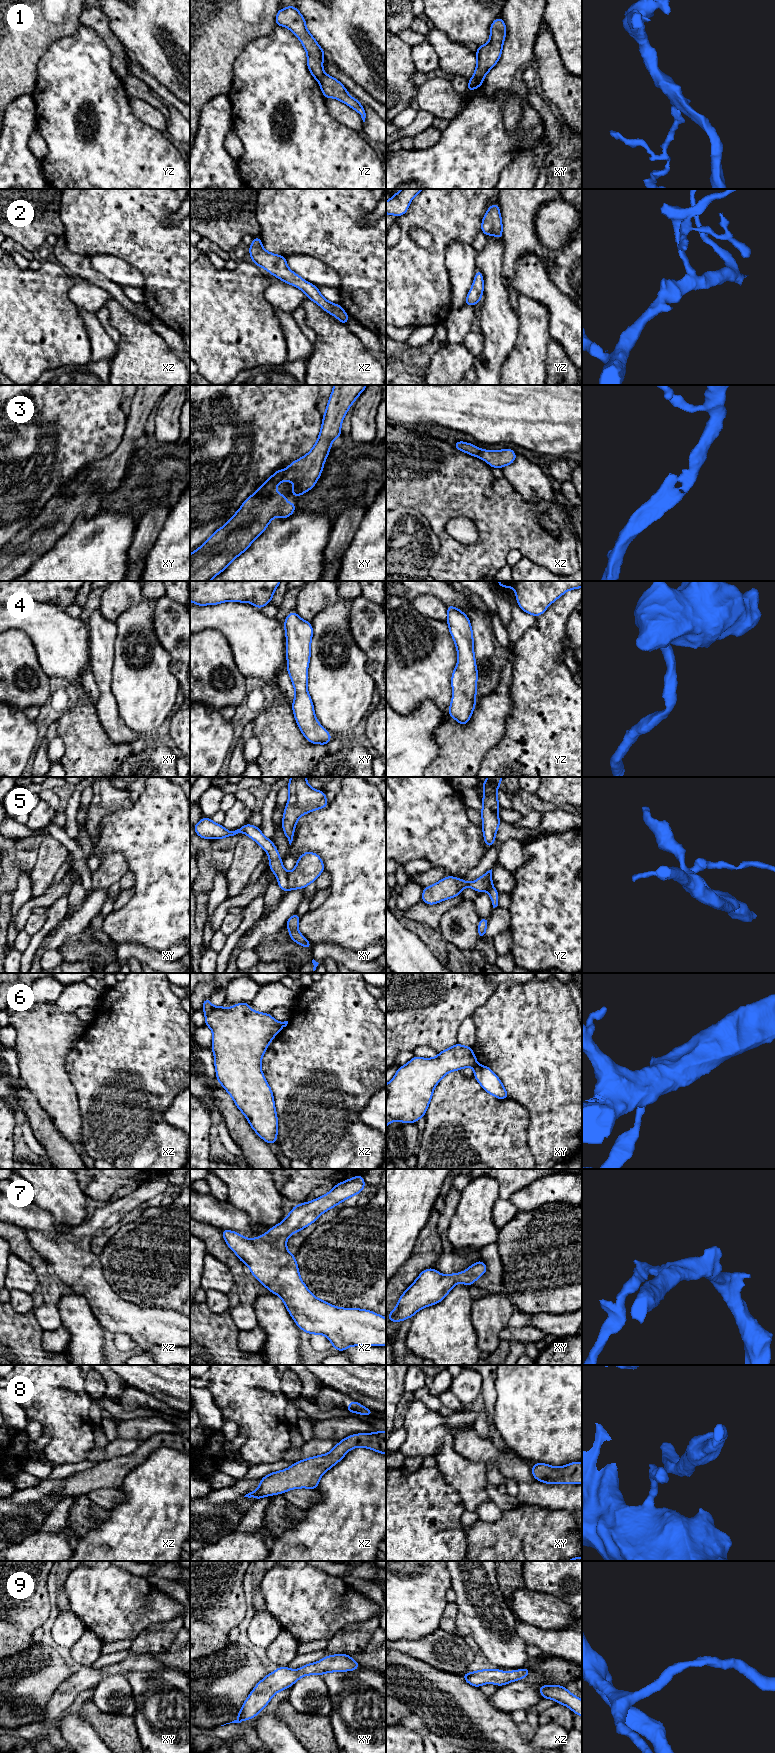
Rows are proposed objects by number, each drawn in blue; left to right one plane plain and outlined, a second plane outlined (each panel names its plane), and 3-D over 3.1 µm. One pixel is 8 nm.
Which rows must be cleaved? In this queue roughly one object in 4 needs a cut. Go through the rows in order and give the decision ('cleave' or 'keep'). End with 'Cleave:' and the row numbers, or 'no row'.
1: cleave
2: keep
3: keep
4: keep
5: cleave
6: cleave
7: keep
8: keep
9: keep
Cleave: 1, 5, 6

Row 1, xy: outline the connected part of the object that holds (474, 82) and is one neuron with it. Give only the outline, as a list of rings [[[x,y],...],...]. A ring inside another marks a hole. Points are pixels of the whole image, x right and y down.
[[[472,77],[469,79],[467,92],[471,92],[474,89],[483,86],[483,79]]]

